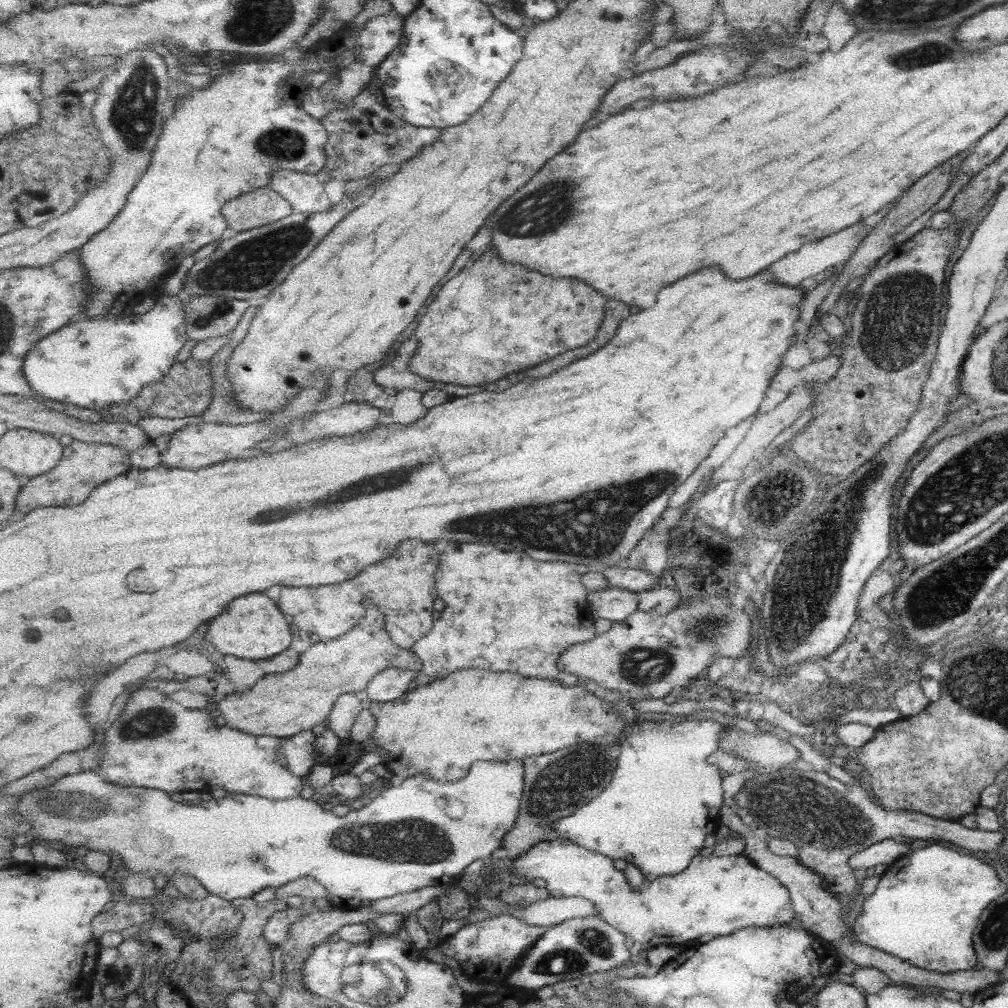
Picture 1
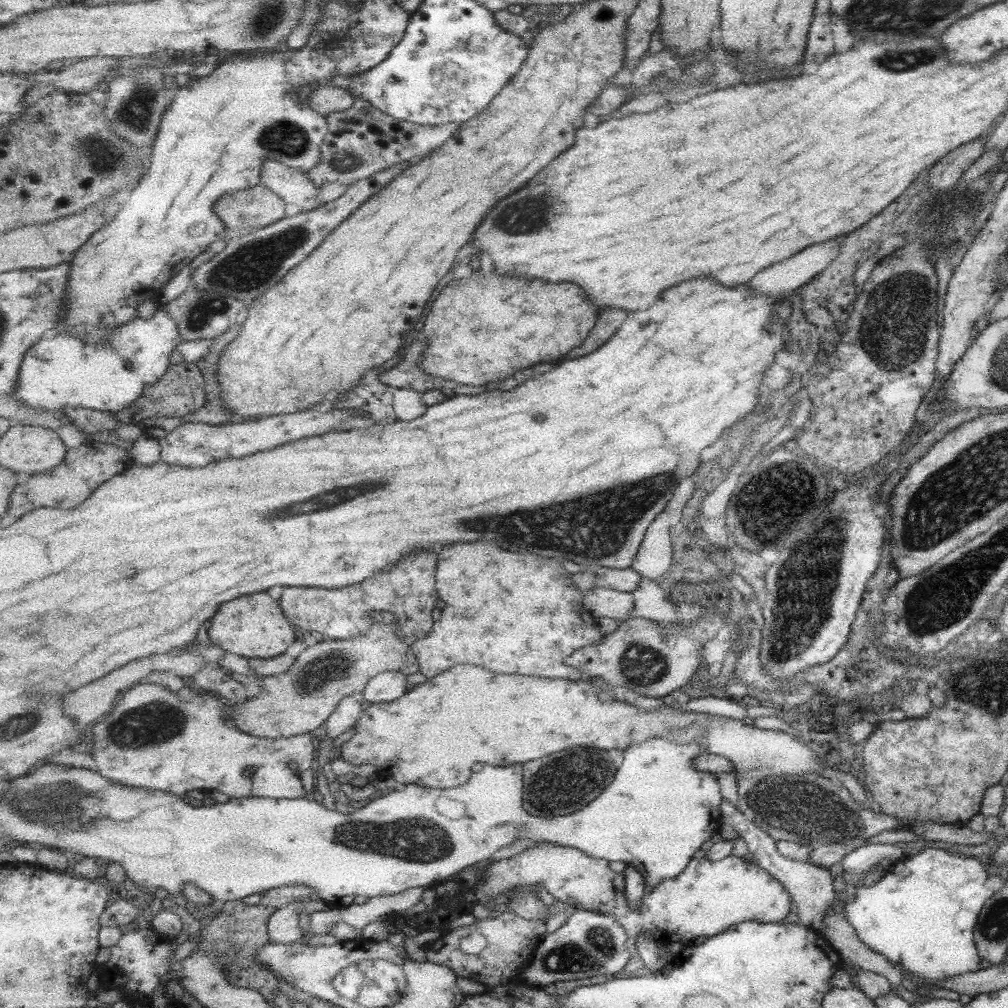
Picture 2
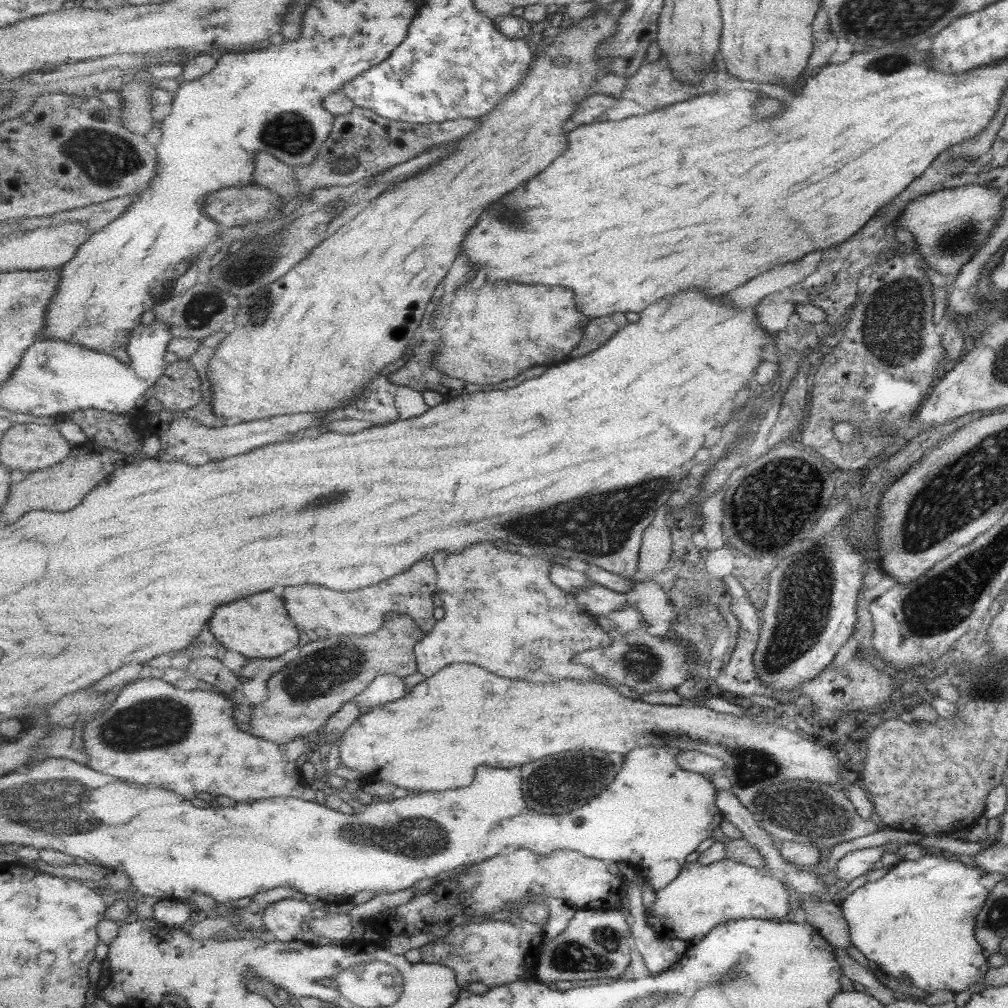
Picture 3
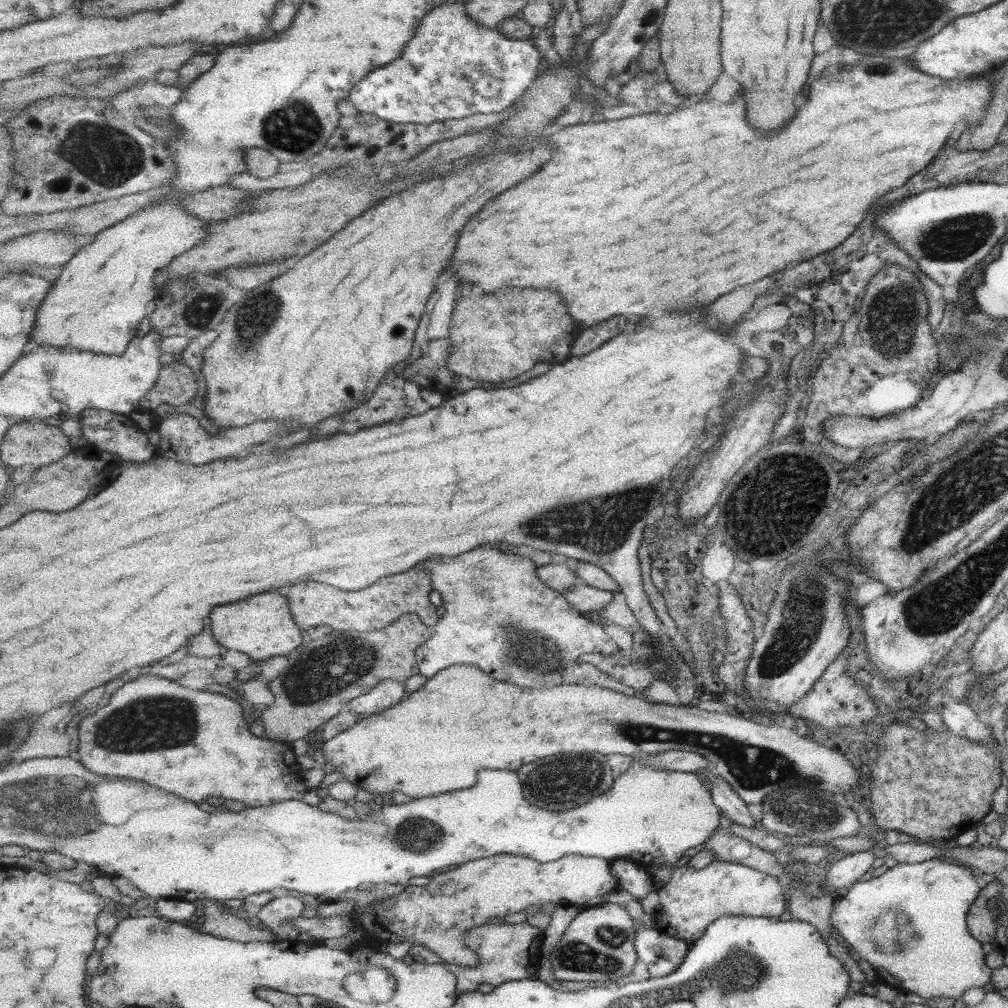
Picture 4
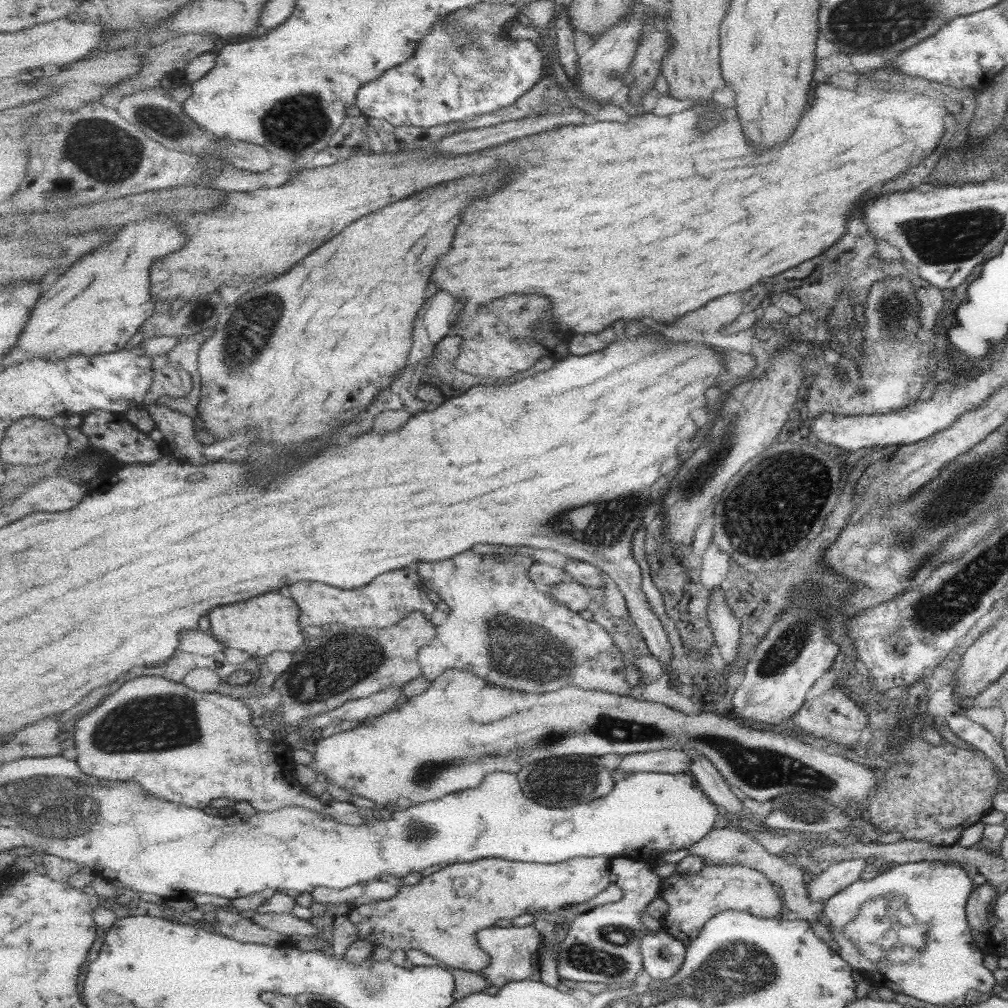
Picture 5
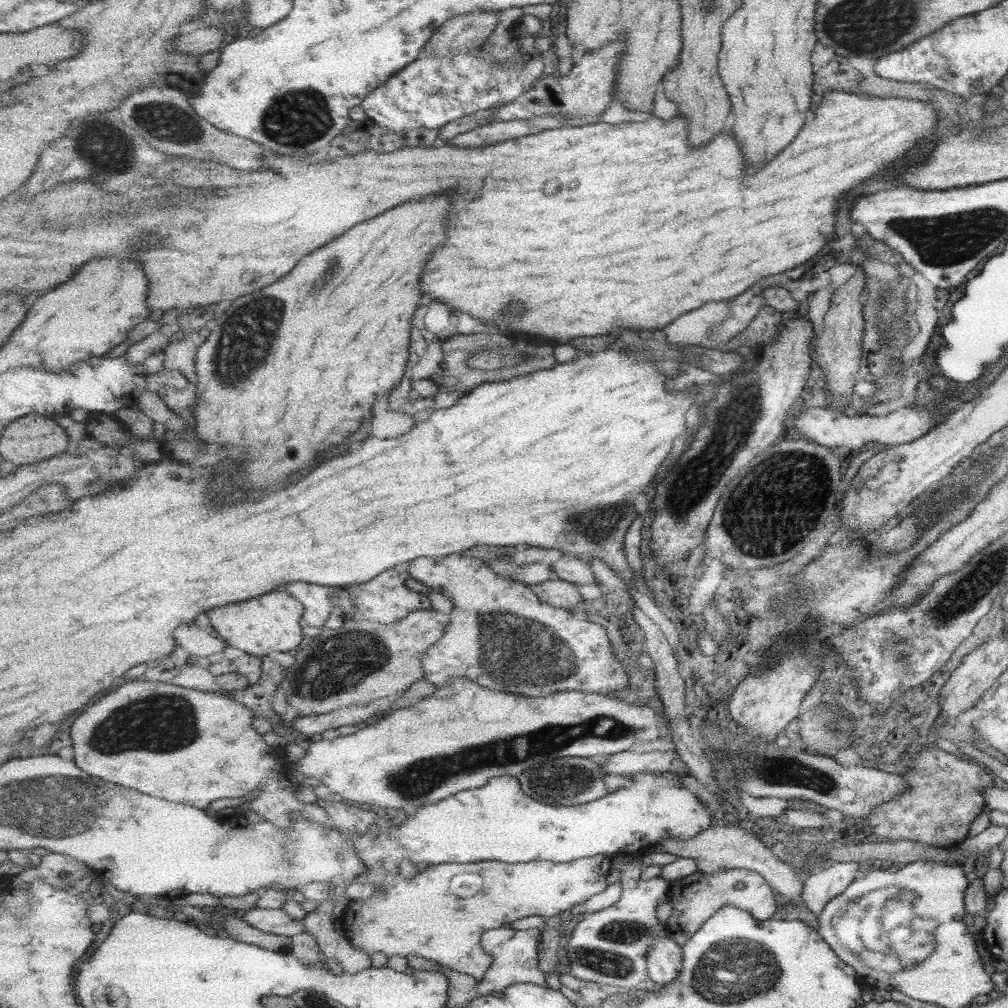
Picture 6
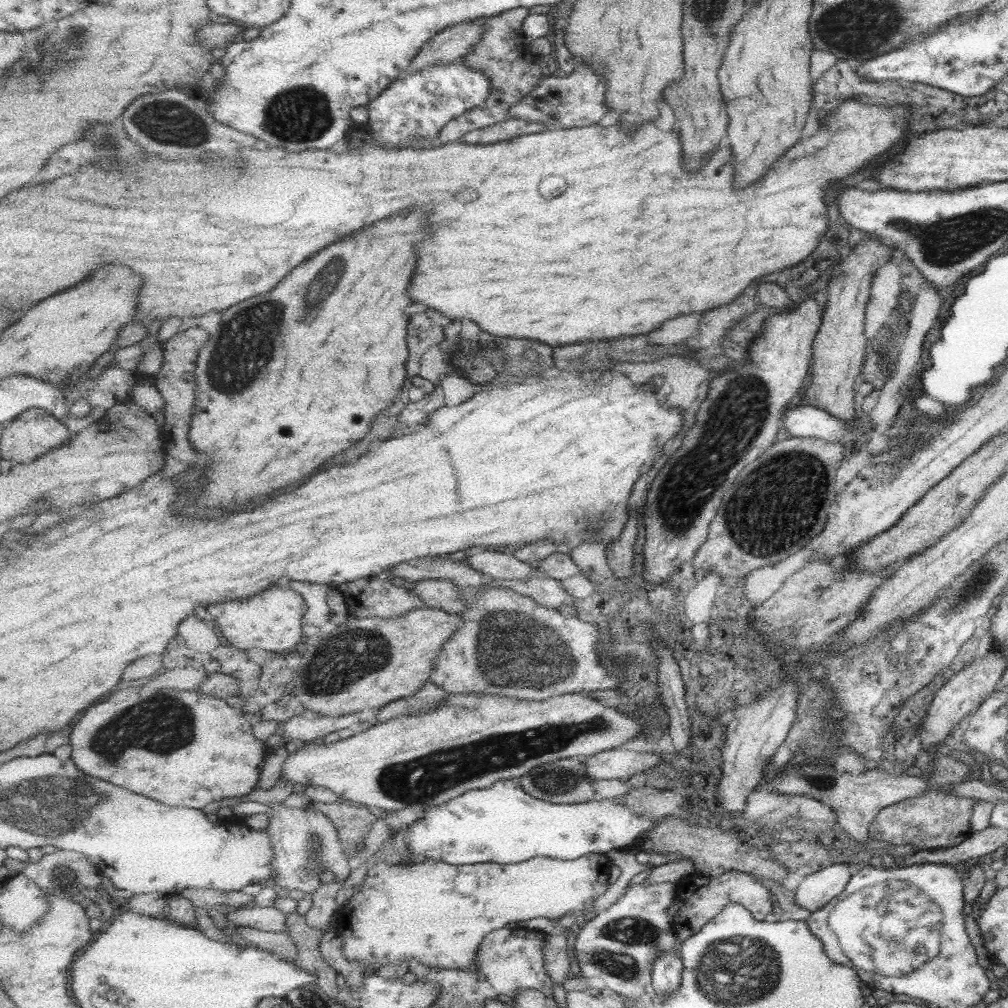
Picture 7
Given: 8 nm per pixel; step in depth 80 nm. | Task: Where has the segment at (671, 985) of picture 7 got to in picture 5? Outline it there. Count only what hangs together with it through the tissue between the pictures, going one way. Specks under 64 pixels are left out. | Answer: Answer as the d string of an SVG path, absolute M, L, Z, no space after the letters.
M663 928L650 932L641 943L644 970L653 980L673 978L686 961L686 945Z

